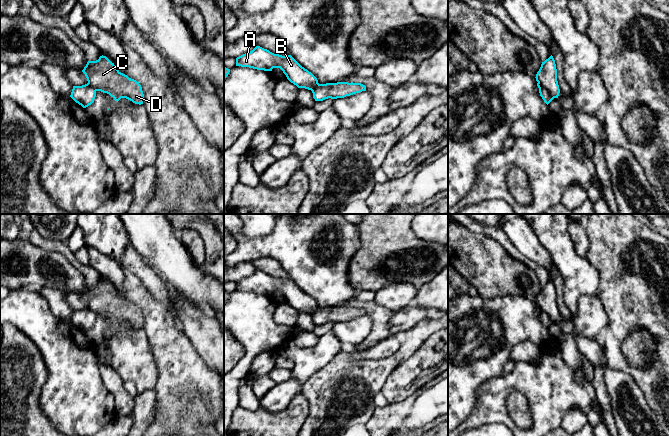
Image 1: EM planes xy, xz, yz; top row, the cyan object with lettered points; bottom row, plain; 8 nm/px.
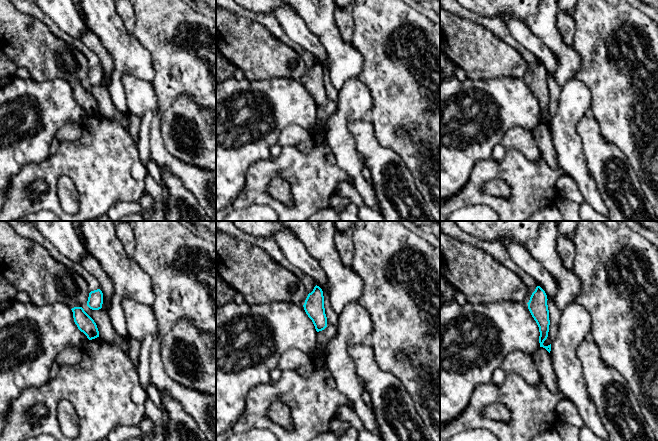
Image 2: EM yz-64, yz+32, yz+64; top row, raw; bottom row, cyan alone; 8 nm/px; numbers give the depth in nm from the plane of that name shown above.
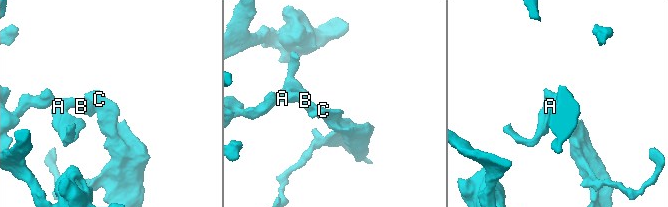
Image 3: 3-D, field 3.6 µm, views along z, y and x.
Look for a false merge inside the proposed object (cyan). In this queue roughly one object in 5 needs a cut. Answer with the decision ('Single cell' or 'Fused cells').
Fused cells

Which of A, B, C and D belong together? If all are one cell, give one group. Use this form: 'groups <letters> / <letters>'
groups A B / C D

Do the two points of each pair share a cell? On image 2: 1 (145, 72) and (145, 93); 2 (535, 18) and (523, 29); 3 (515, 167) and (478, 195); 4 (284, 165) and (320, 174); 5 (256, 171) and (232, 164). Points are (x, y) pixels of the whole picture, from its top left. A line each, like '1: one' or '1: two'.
1: two
2: two
3: one
4: one
5: two

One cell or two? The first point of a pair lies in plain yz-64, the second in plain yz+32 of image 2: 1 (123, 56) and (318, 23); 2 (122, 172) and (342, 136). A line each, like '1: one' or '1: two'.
1: one
2: two

